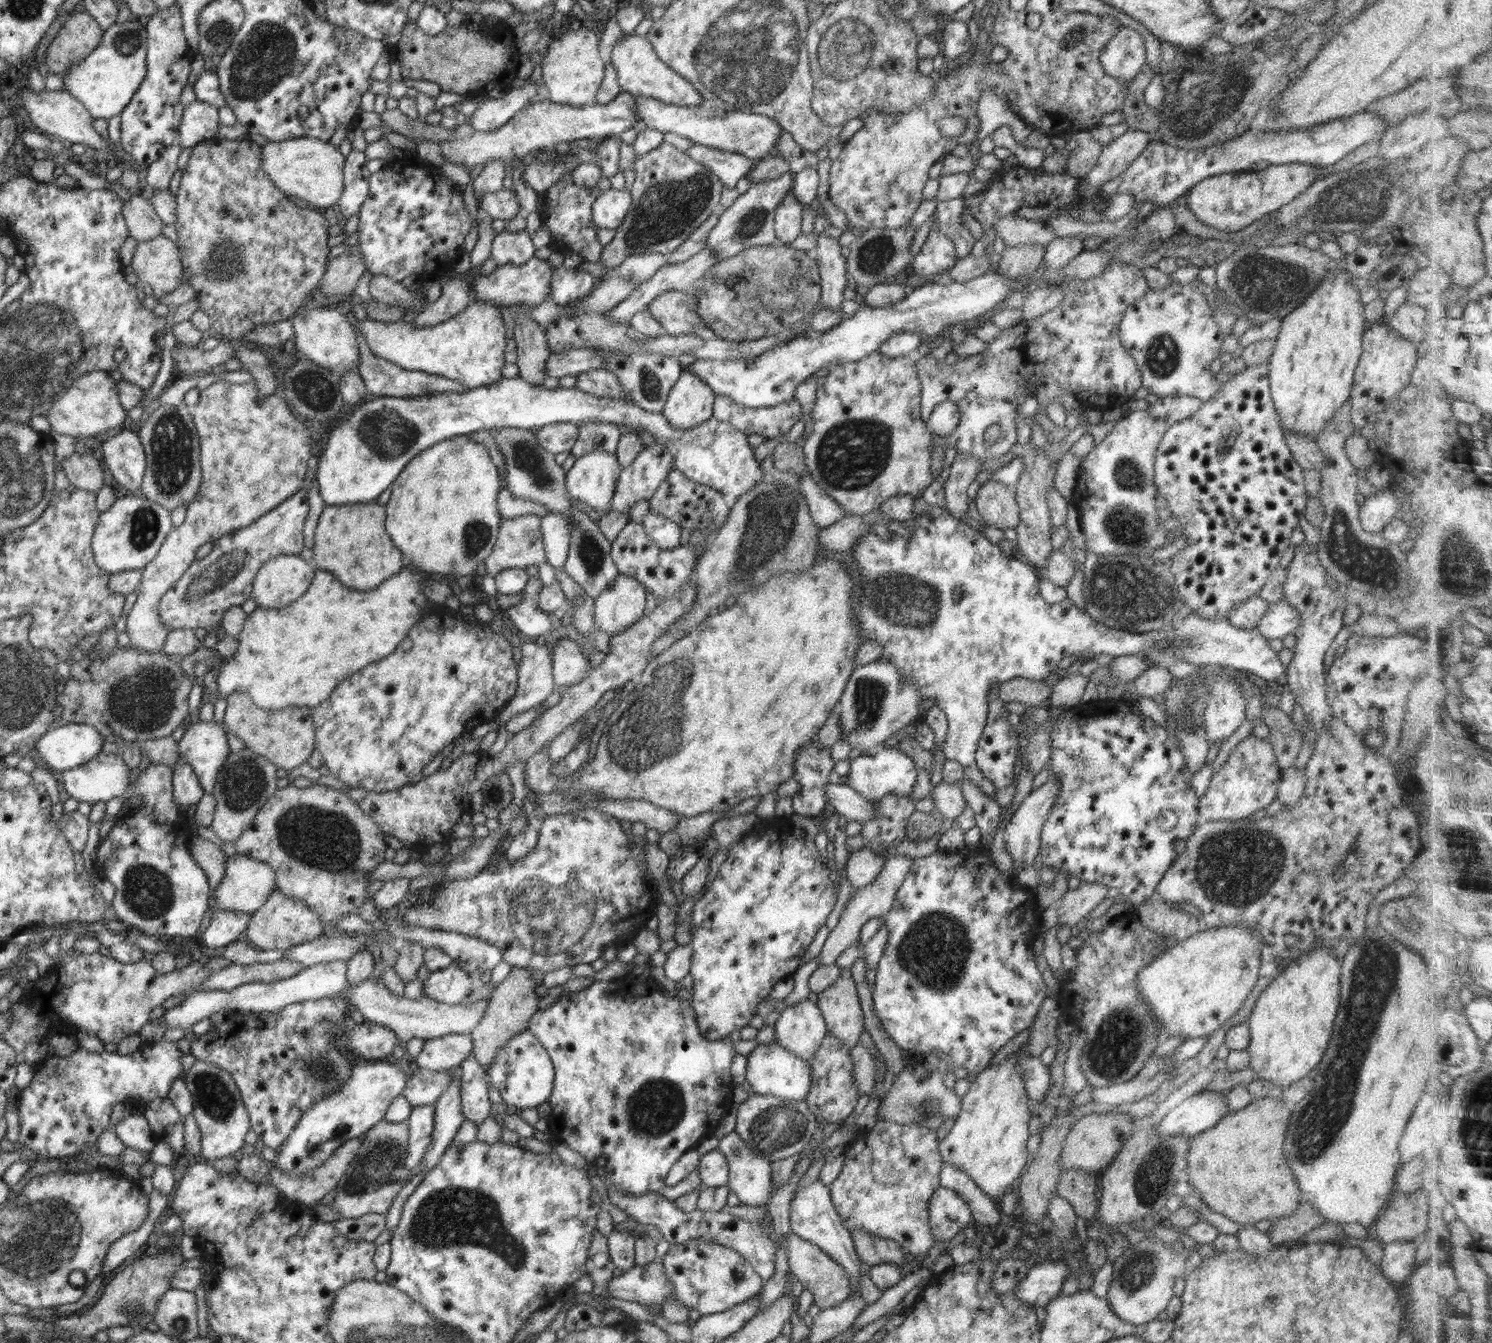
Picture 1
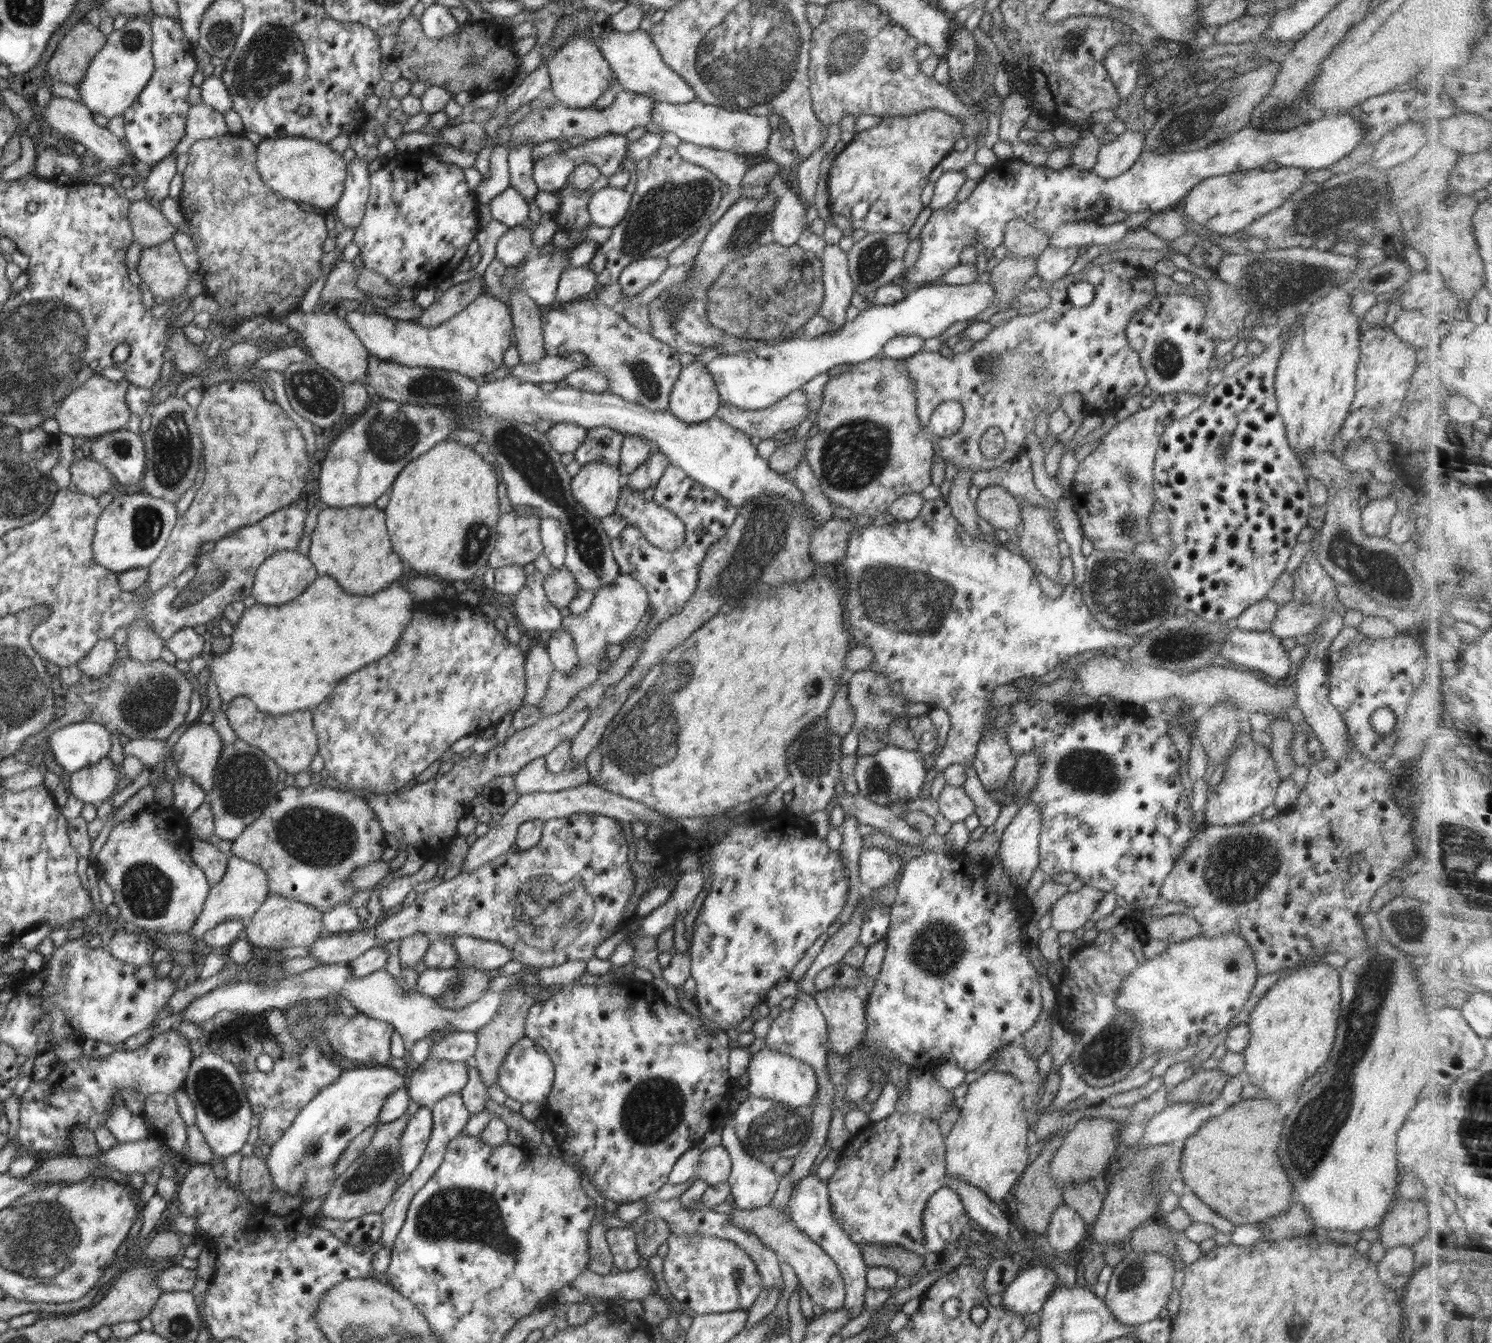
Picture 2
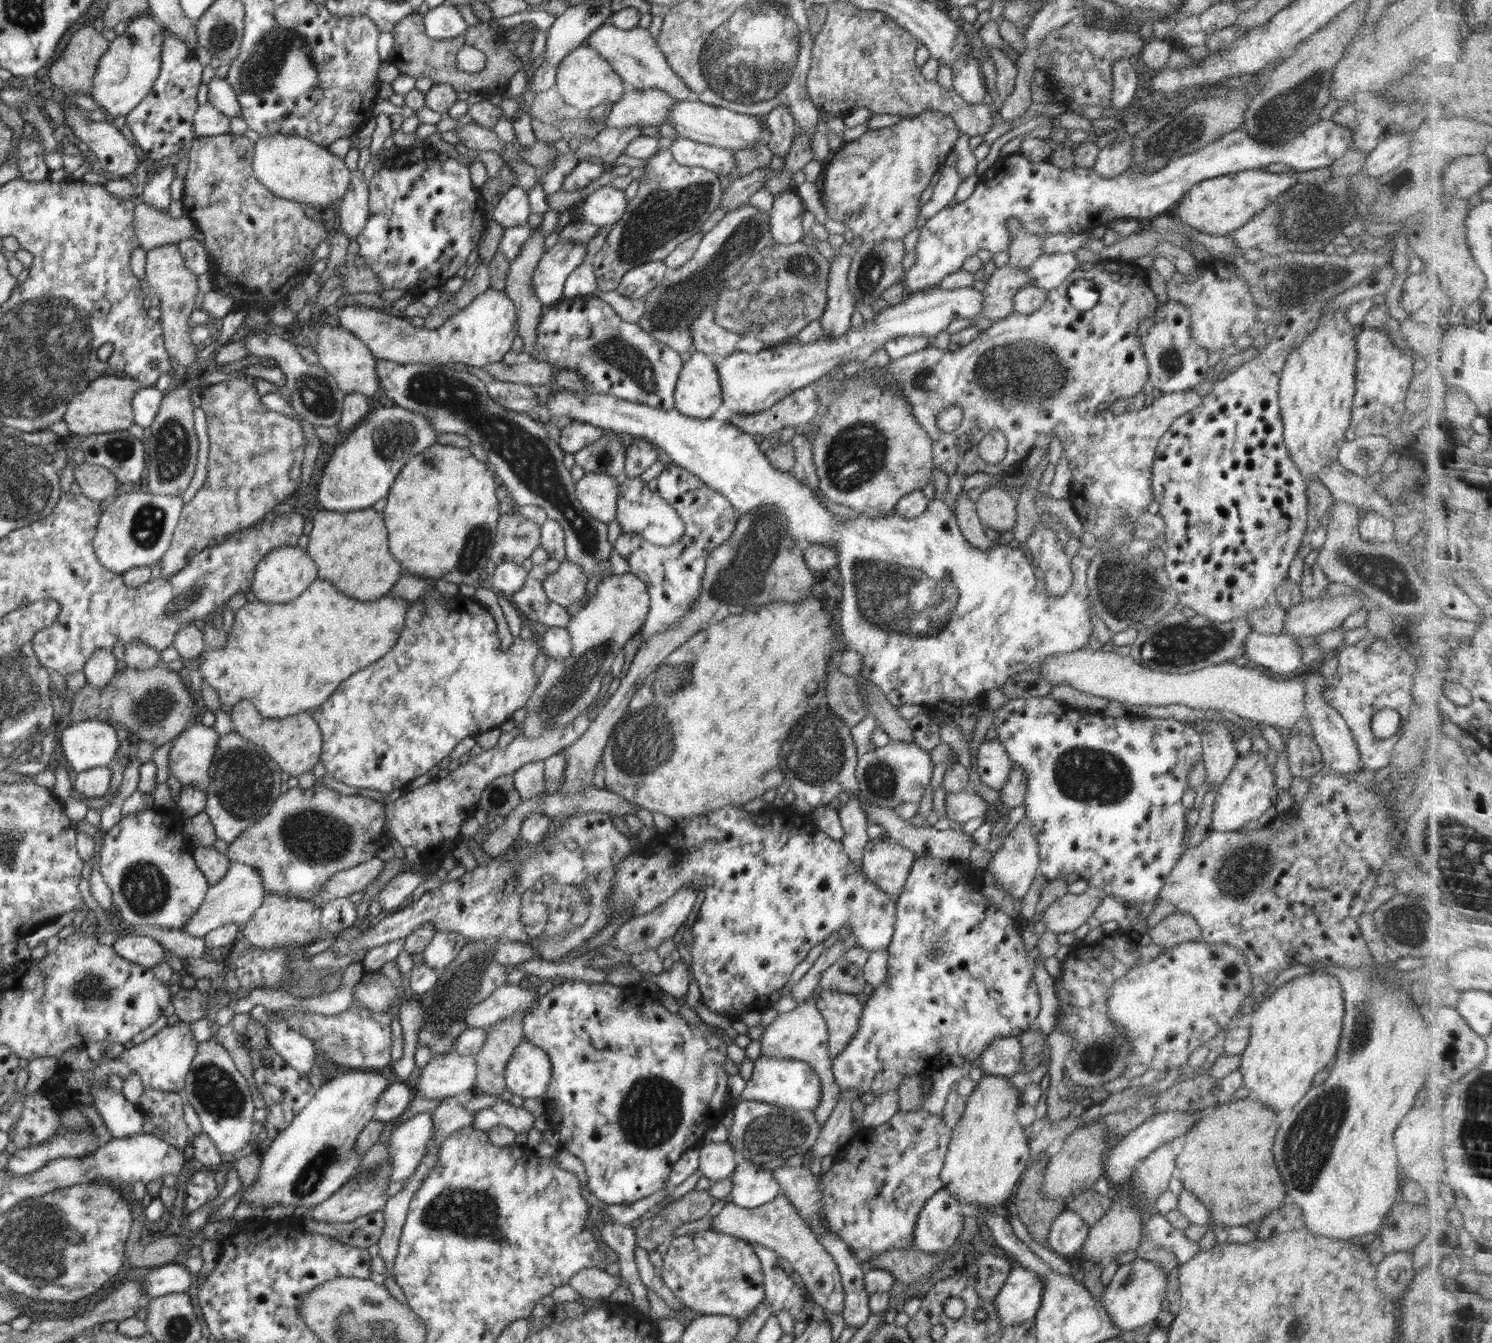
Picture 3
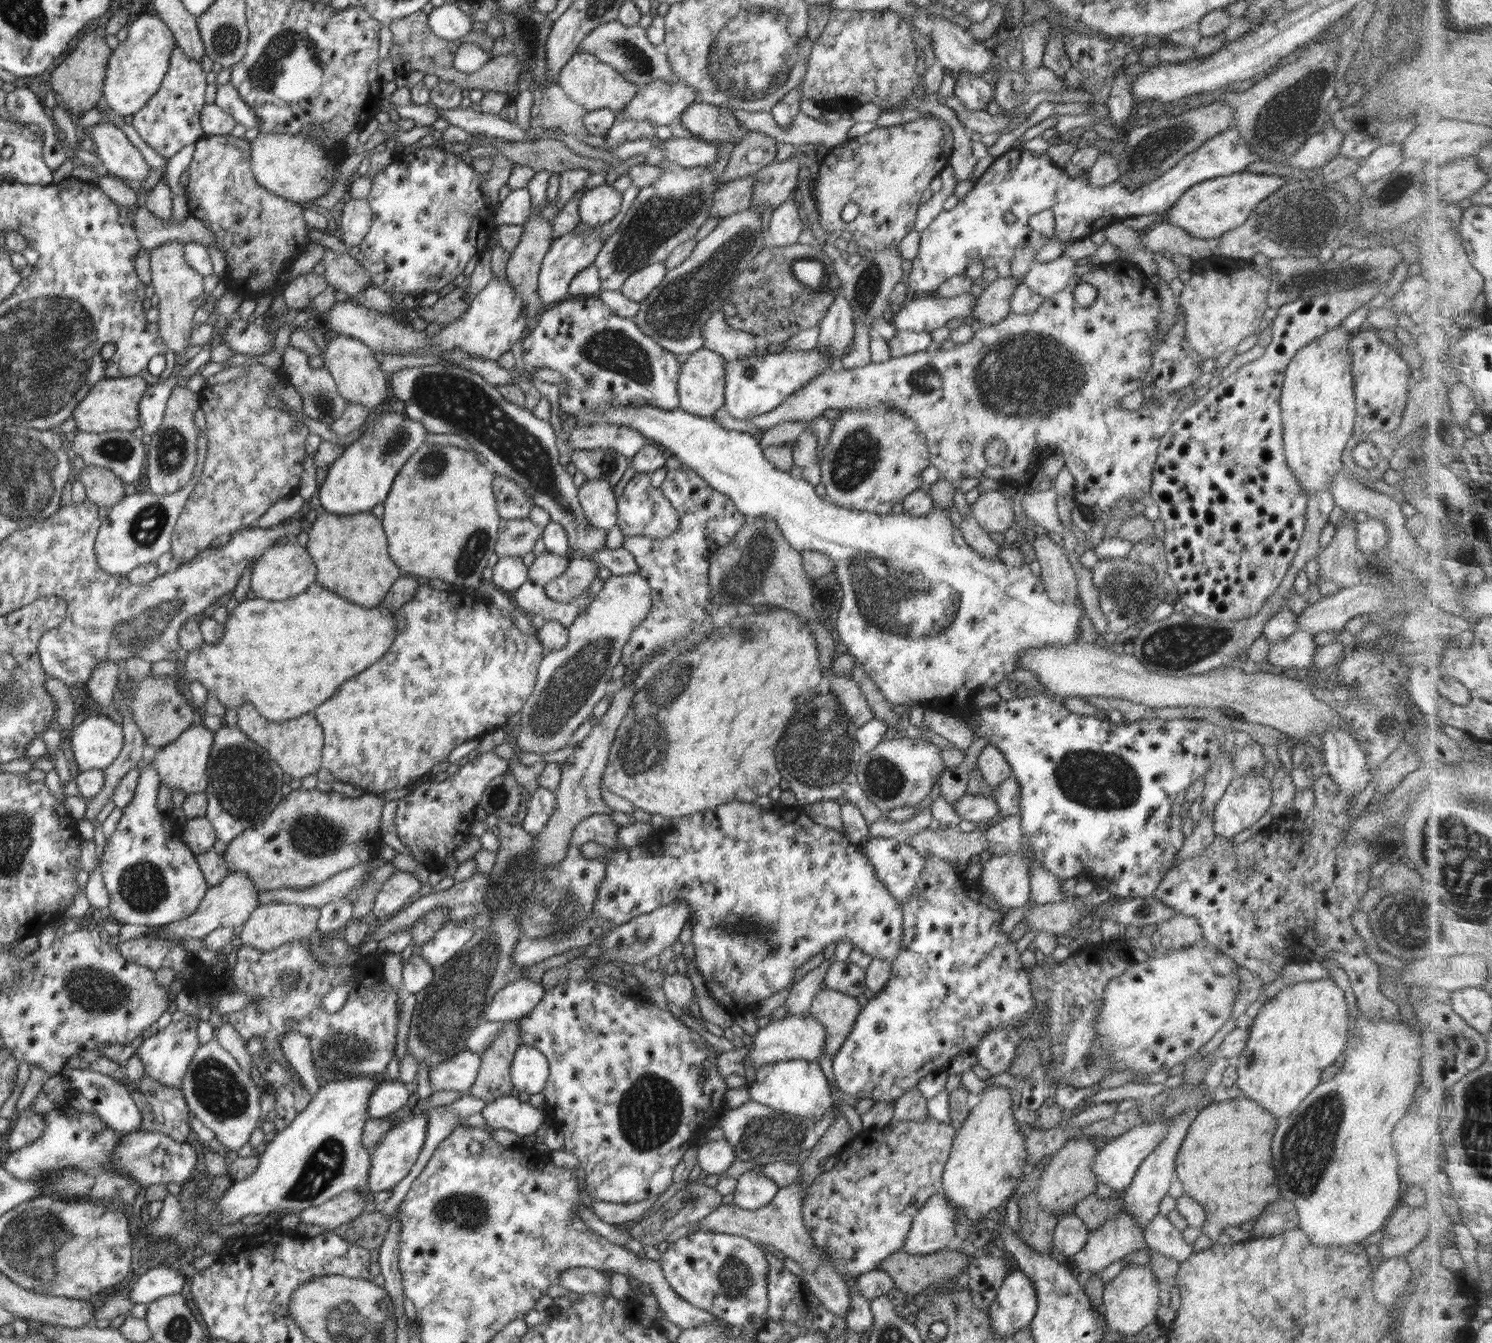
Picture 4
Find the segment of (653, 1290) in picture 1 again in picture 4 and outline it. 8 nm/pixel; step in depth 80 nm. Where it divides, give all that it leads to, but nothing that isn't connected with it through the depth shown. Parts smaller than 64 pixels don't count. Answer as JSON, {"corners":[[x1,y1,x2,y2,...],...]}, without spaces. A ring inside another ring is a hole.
{"corners":[[572,1268,564,1271,558,1280,560,1286,576,1295,598,1294,609,1290,607,1274,594,1268]]}

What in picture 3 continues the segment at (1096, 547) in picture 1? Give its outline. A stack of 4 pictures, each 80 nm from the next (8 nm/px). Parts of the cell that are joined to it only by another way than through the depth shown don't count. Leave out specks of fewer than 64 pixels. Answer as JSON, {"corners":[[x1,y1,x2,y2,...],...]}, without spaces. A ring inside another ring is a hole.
{"corners":[[1100,260,1090,270,1077,268,1069,274,1036,312,1030,315,1012,312,980,331,972,342,960,346,960,350,944,351,928,346,898,360,891,360,886,366,857,372,852,378,819,379,791,392,768,410,747,415,733,413,727,423,751,435,760,434,765,439,786,426,811,423,817,414,818,404,823,402,828,406,834,398,838,398,845,382,854,379,863,387,870,381,878,383,879,386,884,385,885,389,894,387,905,396,918,424,922,425,931,438,933,466,947,475,956,474,965,478,978,473,1000,475,1017,471,1026,461,1038,434,1048,434,1051,438,1057,436,1062,445,1066,440,1066,460,1070,464,1073,484,1068,499,1080,523,1096,539,1104,538,1104,547,1116,547,1132,541,1132,529,1137,514,1147,511,1153,502,1151,470,1161,436,1174,420,1196,408,1203,399,1203,394,1198,389,1166,392,1155,397,1151,405,1144,406,1141,410,1127,411,1117,416,1110,411,1113,402,1138,394,1149,380,1148,363,1137,332,1144,320,1156,314,1157,306,1158,299,1150,289,1147,270,1141,269,1134,261],[1078,279,1091,280,1099,291,1098,302,1090,310,1080,311,1068,300,1068,287],[951,406,961,408,961,423,954,432,942,432,936,424,937,414,943,408],[992,431,1000,431,1007,438,1005,457,998,464,987,463,978,456,978,443,985,434]]}

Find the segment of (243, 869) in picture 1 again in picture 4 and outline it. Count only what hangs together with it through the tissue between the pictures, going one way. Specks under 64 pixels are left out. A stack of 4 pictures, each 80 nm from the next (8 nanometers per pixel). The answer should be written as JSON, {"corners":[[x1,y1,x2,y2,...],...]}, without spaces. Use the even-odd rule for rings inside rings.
{"corners":[[242,871,229,872,220,884,209,887,200,906,190,916,170,924,155,926,149,934,145,935,180,942,186,939,202,941,207,934,218,927,230,927,237,931,259,905,259,893,246,873]]}

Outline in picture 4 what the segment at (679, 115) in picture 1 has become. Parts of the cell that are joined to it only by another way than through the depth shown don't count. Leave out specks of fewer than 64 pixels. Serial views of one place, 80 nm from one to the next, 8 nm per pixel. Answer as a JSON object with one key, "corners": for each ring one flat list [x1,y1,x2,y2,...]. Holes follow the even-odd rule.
{"corners":[[707,103,692,104,682,112,678,122,681,122,690,132,703,141,739,142,747,133,747,128,724,107]]}

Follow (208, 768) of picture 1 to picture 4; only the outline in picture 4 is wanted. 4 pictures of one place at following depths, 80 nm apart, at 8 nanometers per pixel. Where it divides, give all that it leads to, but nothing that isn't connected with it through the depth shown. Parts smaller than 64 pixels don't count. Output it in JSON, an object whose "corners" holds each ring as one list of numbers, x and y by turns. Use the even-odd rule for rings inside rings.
{"corners":[[204,724,188,727,178,738,158,749,155,757,149,761,159,774,160,785,166,785,170,790,182,790,186,796,196,792,203,792,206,789,208,775,208,759,212,748,215,733,206,729]]}

